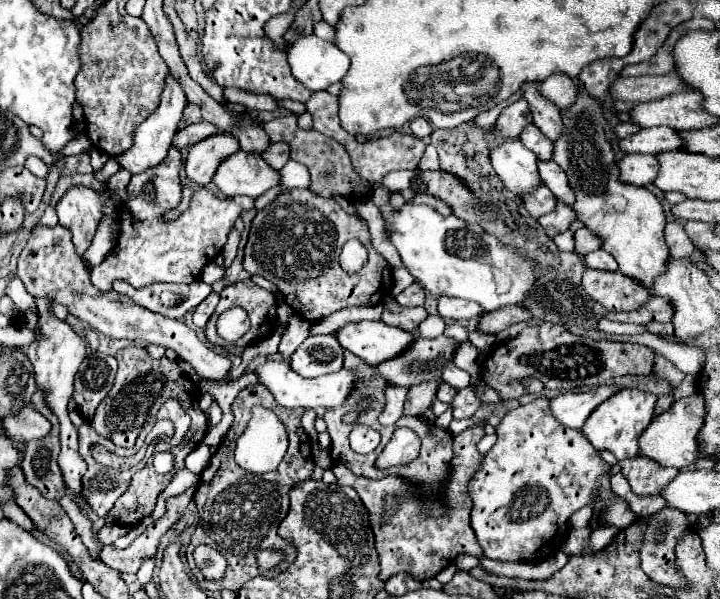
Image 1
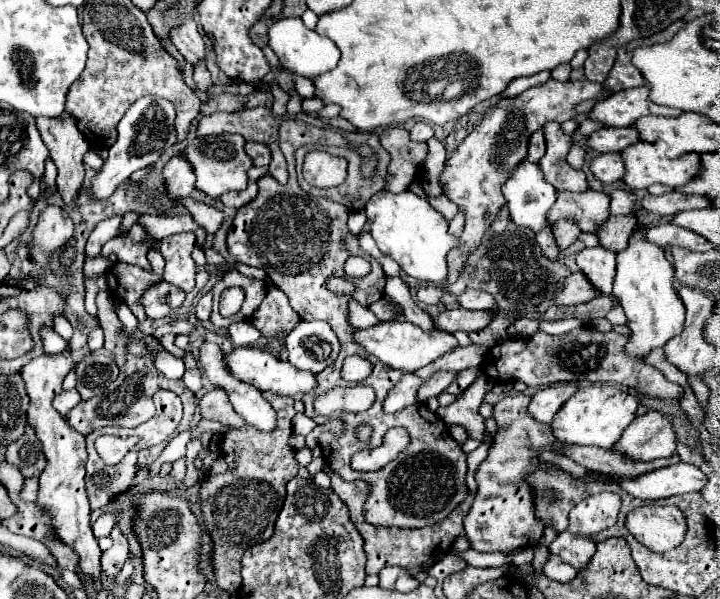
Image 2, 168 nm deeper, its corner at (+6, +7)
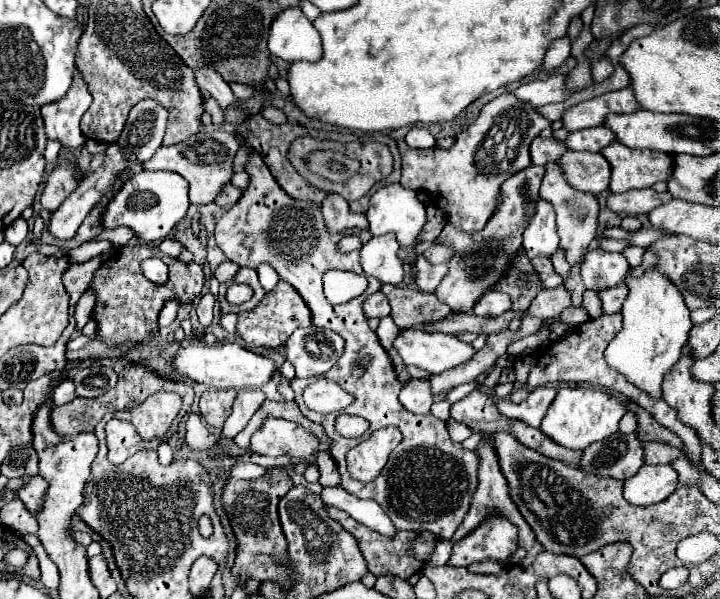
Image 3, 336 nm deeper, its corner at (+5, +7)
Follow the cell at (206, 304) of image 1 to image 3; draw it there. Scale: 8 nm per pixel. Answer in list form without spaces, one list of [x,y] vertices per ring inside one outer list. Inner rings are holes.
[[[203,294],[201,302],[197,304],[197,316],[203,326],[209,326],[213,320],[213,304],[215,304],[213,294]]]

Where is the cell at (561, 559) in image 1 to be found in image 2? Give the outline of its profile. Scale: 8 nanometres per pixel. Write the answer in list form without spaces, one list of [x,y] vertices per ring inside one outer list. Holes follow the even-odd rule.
[[[550,554],[548,562],[544,566],[544,576],[552,578],[552,580],[558,580],[558,582],[570,582],[574,578],[574,574],[578,574],[576,568],[572,568],[566,562],[562,562],[558,556]]]

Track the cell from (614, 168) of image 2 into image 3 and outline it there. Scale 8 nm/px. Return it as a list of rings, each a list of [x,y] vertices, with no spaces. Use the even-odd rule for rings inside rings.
[[[567,150],[561,156],[561,168],[569,180],[569,184],[583,192],[599,194],[607,190],[611,178],[611,164],[603,154],[575,152]]]

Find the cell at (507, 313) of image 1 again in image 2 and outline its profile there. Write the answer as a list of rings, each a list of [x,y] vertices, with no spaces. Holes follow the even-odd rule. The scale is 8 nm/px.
[[[454,308],[454,310],[446,310],[440,312],[434,320],[434,326],[444,330],[444,332],[474,332],[474,330],[482,330],[488,326],[488,322],[492,320],[494,312],[474,312],[474,310],[464,310],[464,308]]]

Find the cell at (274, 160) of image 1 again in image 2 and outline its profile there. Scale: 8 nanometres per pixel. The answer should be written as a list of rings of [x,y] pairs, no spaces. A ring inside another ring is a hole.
[[[246,142],[246,154],[252,158],[254,166],[268,166],[270,164],[270,150],[258,142]]]

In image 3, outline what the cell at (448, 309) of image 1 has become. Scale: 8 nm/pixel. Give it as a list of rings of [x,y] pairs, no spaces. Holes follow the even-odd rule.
[[[485,292],[475,306],[471,308],[471,314],[475,316],[501,316],[511,308],[511,298],[503,292]]]

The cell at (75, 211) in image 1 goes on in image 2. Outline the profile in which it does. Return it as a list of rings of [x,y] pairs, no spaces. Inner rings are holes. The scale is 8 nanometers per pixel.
[[[42,116],[42,118],[36,120],[36,124],[38,124],[40,136],[42,136],[46,148],[50,150],[50,158],[58,166],[58,178],[56,178],[58,192],[62,194],[64,204],[74,206],[76,194],[78,194],[78,190],[82,186],[82,180],[84,180],[84,162],[82,162],[82,158],[90,150],[90,146],[86,142],[86,138],[82,136],[82,132],[78,130],[74,116],[64,116],[64,118],[46,118],[46,116]]]

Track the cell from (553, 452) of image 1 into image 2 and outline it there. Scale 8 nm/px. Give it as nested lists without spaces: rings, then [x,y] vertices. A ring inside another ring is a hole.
[[[510,394],[494,404],[498,434],[494,436],[488,458],[478,466],[478,492],[464,518],[466,538],[476,552],[512,552],[536,546],[544,532],[544,524],[534,516],[534,498],[524,476],[540,462],[536,450],[552,450],[552,444],[560,440],[554,438],[550,424],[540,424],[526,412],[528,404],[528,394]]]

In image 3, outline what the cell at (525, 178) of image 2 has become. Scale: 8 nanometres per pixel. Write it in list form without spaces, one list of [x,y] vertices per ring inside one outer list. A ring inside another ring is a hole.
[[[539,198],[535,204],[535,214],[531,216],[525,232],[523,232],[523,248],[527,256],[533,258],[537,254],[551,256],[559,246],[557,226],[555,226],[555,208]]]

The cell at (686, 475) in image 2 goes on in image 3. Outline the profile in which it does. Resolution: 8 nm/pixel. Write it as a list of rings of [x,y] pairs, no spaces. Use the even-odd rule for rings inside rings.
[[[645,464],[635,476],[625,480],[623,494],[637,506],[657,504],[675,492],[677,480],[677,472],[669,464]]]

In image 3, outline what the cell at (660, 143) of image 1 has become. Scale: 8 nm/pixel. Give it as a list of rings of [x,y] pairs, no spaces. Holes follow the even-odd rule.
[[[607,126],[597,128],[585,128],[571,132],[567,138],[569,150],[587,150],[587,152],[601,152],[605,146],[609,146],[615,140],[615,132],[611,132]]]

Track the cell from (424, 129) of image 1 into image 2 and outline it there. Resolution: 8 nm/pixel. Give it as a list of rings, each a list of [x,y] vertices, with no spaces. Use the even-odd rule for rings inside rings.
[[[416,122],[414,128],[410,130],[410,140],[414,140],[414,142],[428,142],[432,136],[434,136],[434,132],[428,122]]]

